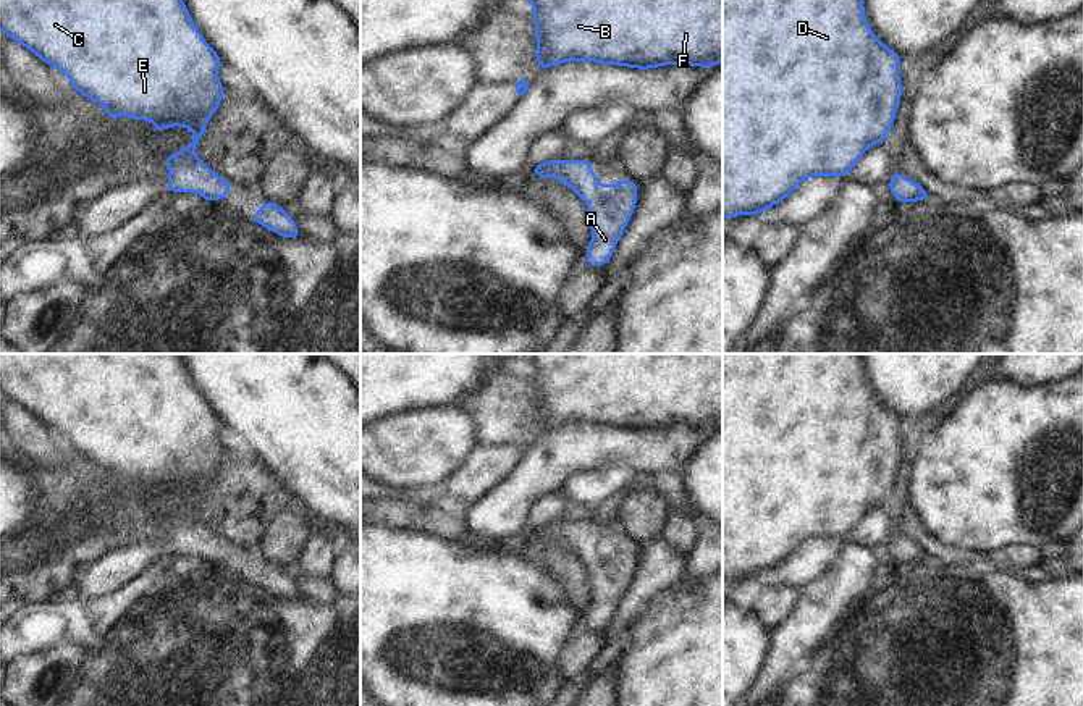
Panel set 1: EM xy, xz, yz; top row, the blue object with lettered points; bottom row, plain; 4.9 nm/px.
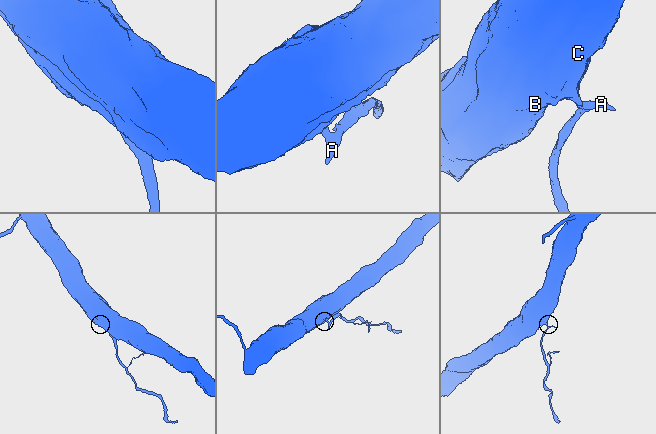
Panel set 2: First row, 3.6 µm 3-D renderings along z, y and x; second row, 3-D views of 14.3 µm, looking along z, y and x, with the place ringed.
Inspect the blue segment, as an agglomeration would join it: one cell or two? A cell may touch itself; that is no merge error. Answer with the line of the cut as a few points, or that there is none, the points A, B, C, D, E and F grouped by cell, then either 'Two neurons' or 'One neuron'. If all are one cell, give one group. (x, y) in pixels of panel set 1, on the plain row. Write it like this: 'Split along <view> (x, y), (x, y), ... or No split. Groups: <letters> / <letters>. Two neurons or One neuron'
No split. Groups: A B C D E F. One neuron.

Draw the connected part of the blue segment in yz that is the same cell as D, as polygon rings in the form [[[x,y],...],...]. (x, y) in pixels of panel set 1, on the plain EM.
[[[723,354],[723,582],[756,578],[782,564],[808,540],[845,540],[871,507],[884,506],[902,460],[900,422],[895,412],[874,399],[862,354]]]

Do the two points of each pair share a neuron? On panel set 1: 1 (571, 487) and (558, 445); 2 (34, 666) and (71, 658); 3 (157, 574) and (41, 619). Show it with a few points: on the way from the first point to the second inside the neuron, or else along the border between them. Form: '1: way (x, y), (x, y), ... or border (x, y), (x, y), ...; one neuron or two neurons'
1: border (605, 467), (574, 472), (556, 490); two neurons
2: way (44, 666), (62, 659); one neuron
3: way (128, 595), (92, 619), (70, 619); one neuron

